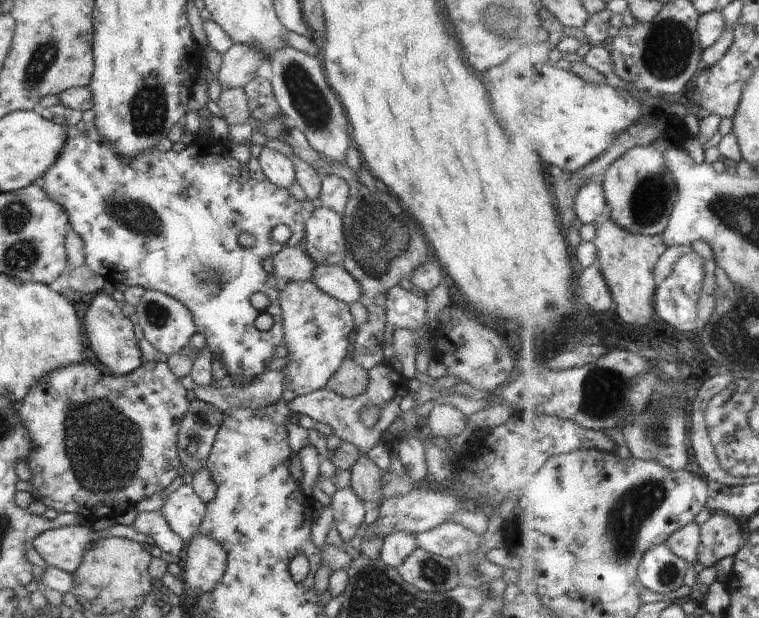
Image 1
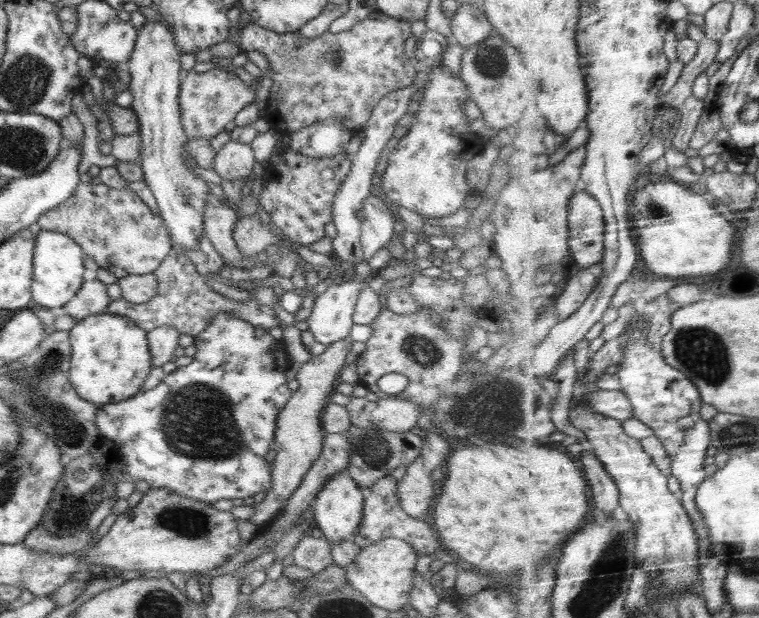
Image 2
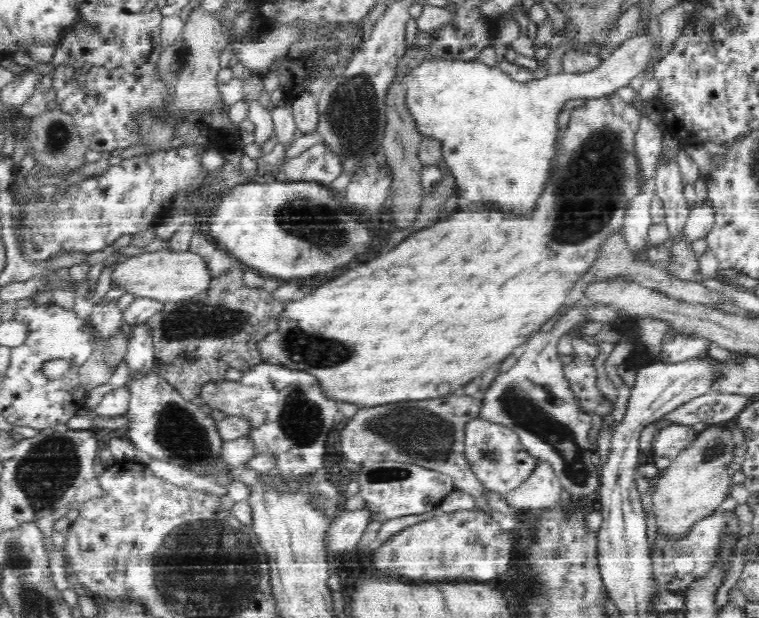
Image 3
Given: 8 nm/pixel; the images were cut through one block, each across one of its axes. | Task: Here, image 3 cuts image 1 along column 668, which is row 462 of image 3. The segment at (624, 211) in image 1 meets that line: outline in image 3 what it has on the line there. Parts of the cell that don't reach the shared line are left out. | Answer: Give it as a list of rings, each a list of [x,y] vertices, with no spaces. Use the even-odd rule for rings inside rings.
[[[156,375],[142,377],[137,381],[128,380],[126,383],[132,396],[126,412],[126,434],[122,436],[136,450],[144,452],[152,461],[168,462],[183,470],[190,470],[197,478],[208,480],[216,485],[223,494],[228,495],[234,484],[231,474],[232,467],[228,467],[224,459],[224,436],[220,435],[219,423],[211,414],[204,414],[197,406],[197,402],[188,402],[177,393],[167,382],[160,381]]]

